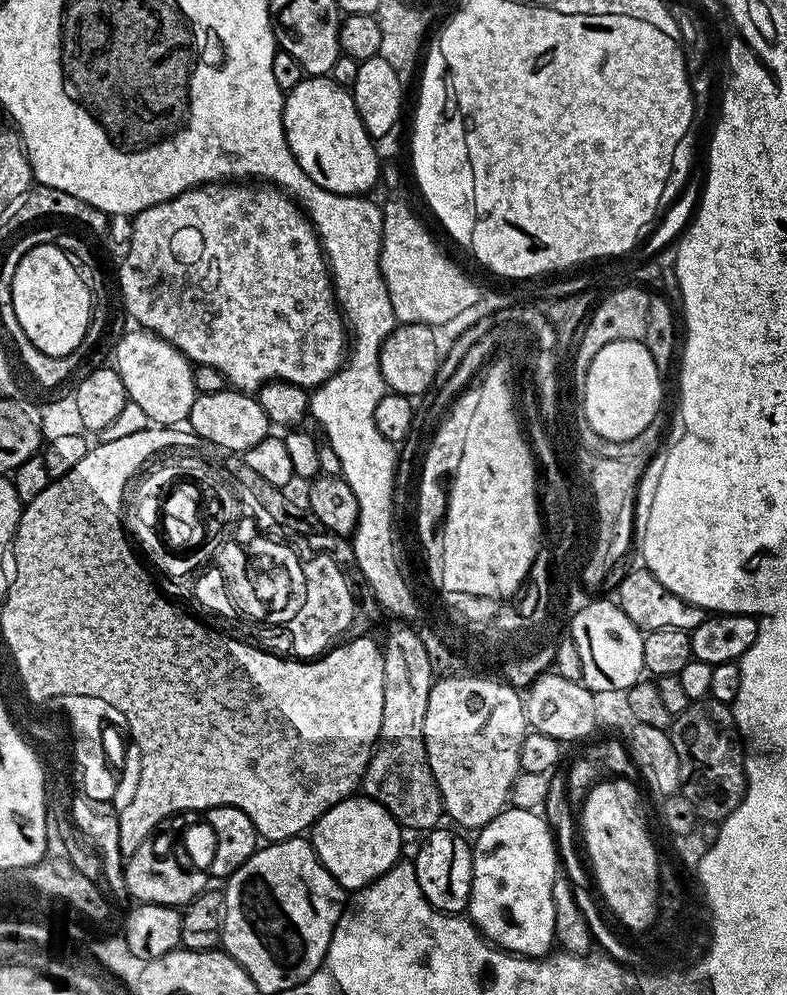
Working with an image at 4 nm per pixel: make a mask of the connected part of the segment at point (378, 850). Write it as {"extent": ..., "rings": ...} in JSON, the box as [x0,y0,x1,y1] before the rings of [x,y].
{"extent":[310,794,401,890],"rings":[[[353,794],[326,810],[312,825],[310,839],[322,866],[326,866],[328,873],[345,890],[366,887],[401,859],[400,825],[377,800],[370,800],[363,794]]]}

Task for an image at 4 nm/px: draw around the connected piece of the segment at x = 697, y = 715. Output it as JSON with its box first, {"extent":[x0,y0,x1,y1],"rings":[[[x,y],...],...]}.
{"extent":[670,698,746,822],"rings":[[[711,698],[691,701],[686,706],[686,710],[682,710],[682,714],[674,717],[670,735],[674,742],[674,750],[678,754],[679,793],[684,795],[687,801],[694,806],[696,815],[701,821],[716,820],[715,822],[723,822],[743,800],[746,787],[742,737],[740,731],[736,729],[736,719],[731,707]]]}

